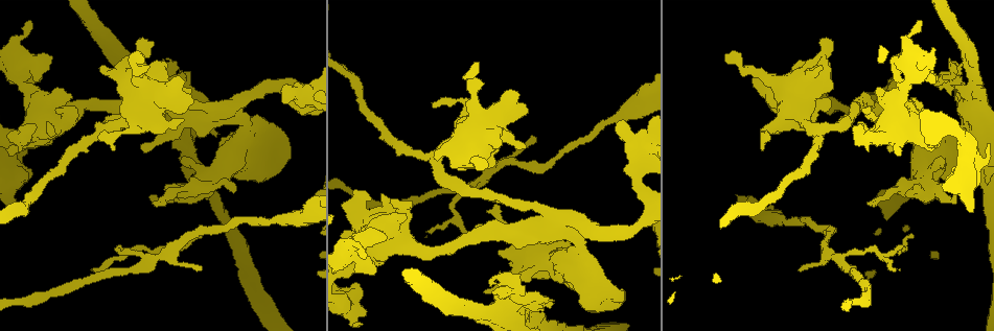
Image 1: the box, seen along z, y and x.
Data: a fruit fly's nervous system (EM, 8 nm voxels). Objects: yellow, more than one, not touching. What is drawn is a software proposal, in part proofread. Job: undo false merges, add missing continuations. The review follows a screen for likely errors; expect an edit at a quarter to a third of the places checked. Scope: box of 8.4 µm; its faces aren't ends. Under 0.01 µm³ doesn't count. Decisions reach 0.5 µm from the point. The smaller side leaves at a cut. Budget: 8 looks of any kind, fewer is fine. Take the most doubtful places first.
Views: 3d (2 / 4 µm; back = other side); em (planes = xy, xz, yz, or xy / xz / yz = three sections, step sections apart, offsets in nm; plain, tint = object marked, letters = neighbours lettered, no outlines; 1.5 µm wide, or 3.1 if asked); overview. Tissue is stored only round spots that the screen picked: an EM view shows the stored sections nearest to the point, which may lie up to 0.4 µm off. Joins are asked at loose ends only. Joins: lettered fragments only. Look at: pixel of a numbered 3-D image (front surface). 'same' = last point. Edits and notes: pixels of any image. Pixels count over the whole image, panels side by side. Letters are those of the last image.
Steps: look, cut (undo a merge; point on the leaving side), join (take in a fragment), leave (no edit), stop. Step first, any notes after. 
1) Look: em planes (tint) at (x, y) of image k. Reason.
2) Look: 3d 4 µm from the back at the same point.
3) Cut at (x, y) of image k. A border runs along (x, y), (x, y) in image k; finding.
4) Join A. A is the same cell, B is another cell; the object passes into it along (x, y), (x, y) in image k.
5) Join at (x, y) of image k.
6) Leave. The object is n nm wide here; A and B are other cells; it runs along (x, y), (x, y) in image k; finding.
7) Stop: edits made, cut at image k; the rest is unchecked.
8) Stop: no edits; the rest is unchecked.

Look: 3d 4 µm at (485, 177) of image 1. Side arm on a straight run.

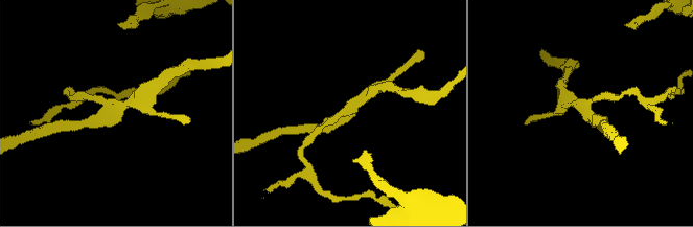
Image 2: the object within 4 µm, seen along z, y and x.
Look: em planes (tint) at (349, 110) of image 2. 3 arms meet here.

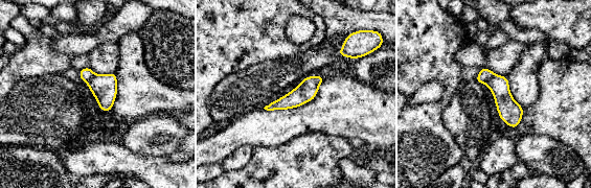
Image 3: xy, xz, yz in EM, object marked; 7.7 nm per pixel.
Look: em planes (letters) at the same point.

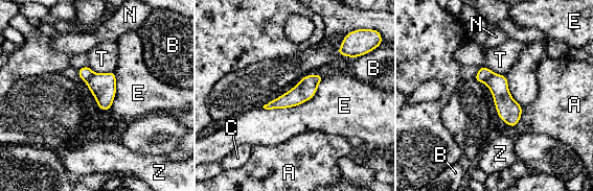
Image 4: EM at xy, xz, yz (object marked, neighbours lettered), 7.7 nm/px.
Cut at (85, 73) of image 4. A, B, C, E, N, T and Z are other cells; a border runs along (95, 73), (86, 81) in image 4; two cells meet here.

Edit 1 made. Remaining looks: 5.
Look: overview.

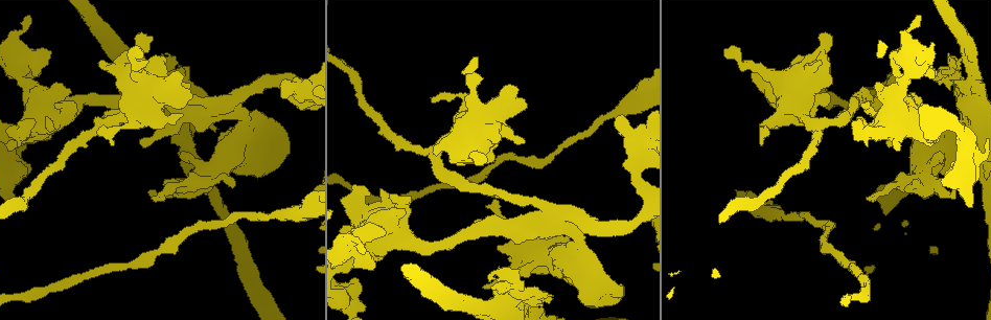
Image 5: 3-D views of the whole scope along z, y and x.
Look: em planes (letters) at (190, 85) of image 5. Free end.

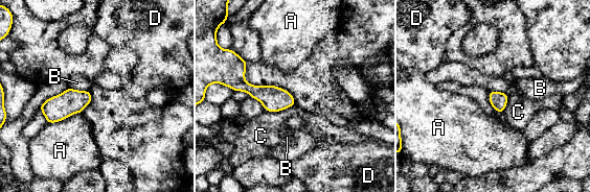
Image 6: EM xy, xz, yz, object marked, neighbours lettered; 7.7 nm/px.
Leave. The object is 130 nm wide here; A, B, C and D are other cells; no lettered fragment goes on from it.

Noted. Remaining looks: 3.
Look: 3d 4 µm at (270, 130) of image 5. Calibre changes.

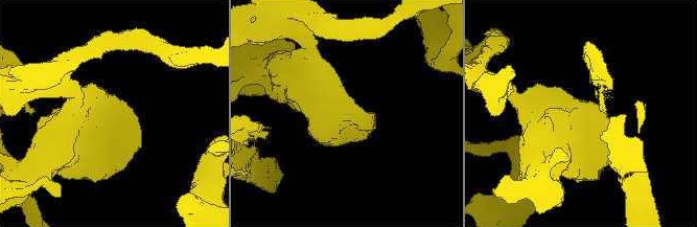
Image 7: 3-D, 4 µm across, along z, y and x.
Look: em xy step 8 (tint) at (115, 115) of image 7.

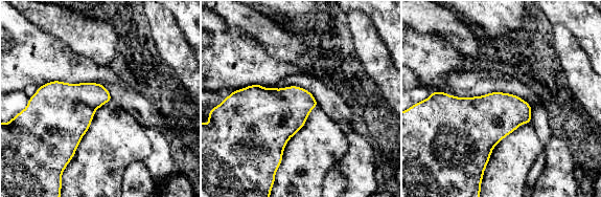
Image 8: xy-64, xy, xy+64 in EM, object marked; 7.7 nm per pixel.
Look: em planes (letters) at the same point. Another direction.

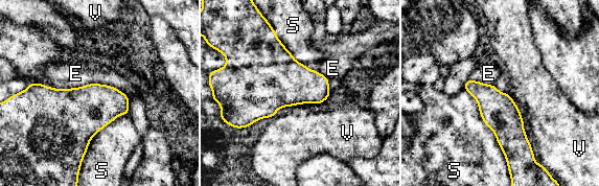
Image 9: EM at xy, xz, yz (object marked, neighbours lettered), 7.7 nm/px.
Leave. E, S and V are other cells; it runs along (469, 83), (508, 125), (515, 181) in image 9; continuous, no second cell.

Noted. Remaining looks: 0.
Stop: edits made, cut at image 4; the rest is unchecked.

